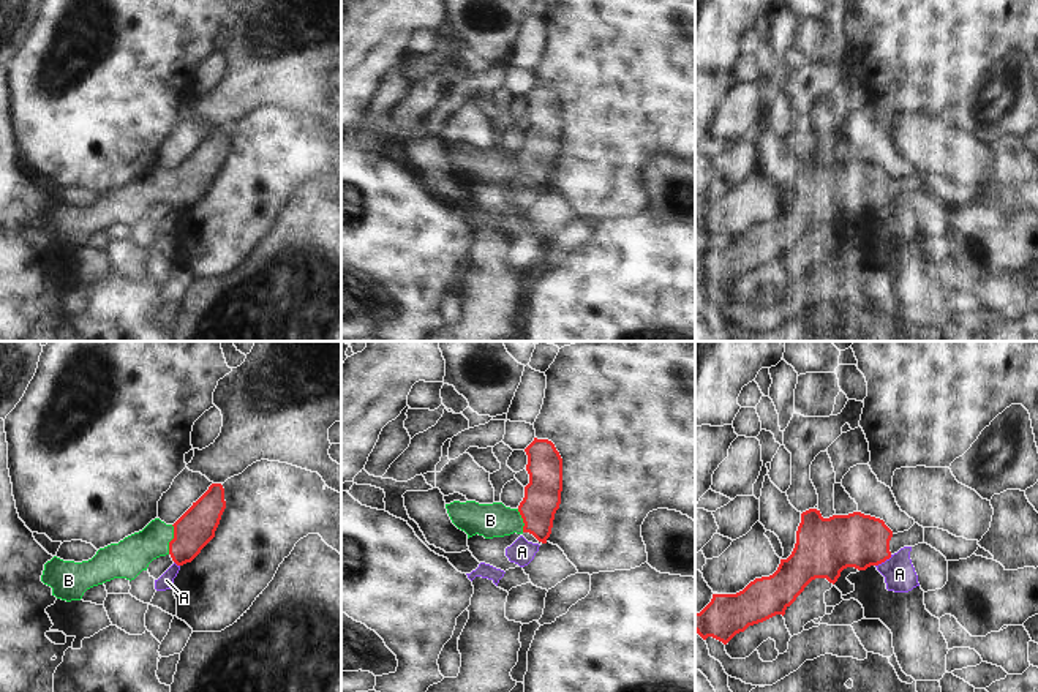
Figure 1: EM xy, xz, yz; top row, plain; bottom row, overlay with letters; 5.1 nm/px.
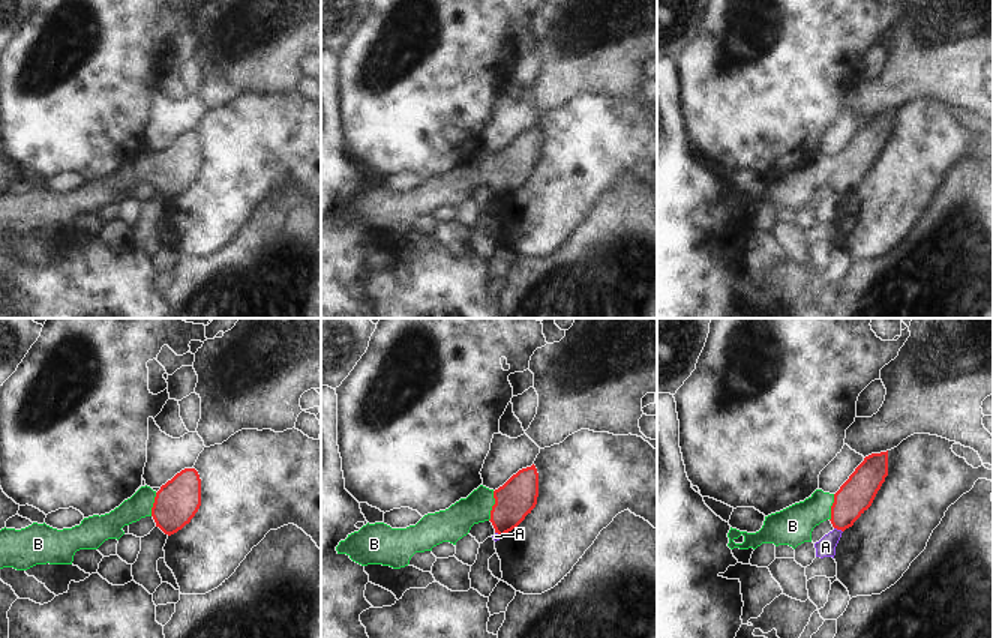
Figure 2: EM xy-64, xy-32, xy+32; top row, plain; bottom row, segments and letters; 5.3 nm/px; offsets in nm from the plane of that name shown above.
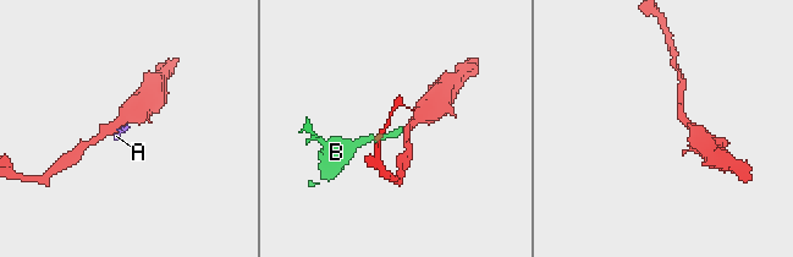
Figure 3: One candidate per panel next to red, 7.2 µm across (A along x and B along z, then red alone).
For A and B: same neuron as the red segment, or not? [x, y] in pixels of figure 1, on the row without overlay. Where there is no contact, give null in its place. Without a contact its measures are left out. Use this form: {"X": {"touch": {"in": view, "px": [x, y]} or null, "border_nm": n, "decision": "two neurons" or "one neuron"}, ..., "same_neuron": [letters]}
{"A": {"touch": {"in": "yz", "px": [883, 207]}, "border_nm": 110, "decision": "two neurons"}, "B": {"touch": {"in": "xy", "px": [172, 185]}, "border_nm": 150, "decision": "one neuron"}, "same_neuron": ["B"]}

